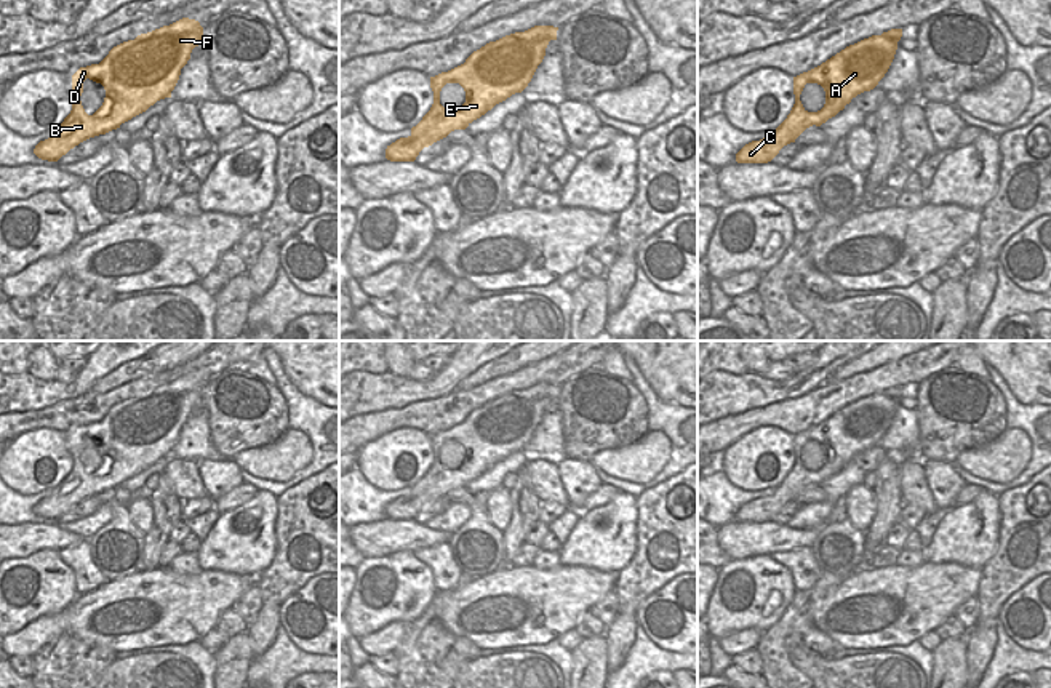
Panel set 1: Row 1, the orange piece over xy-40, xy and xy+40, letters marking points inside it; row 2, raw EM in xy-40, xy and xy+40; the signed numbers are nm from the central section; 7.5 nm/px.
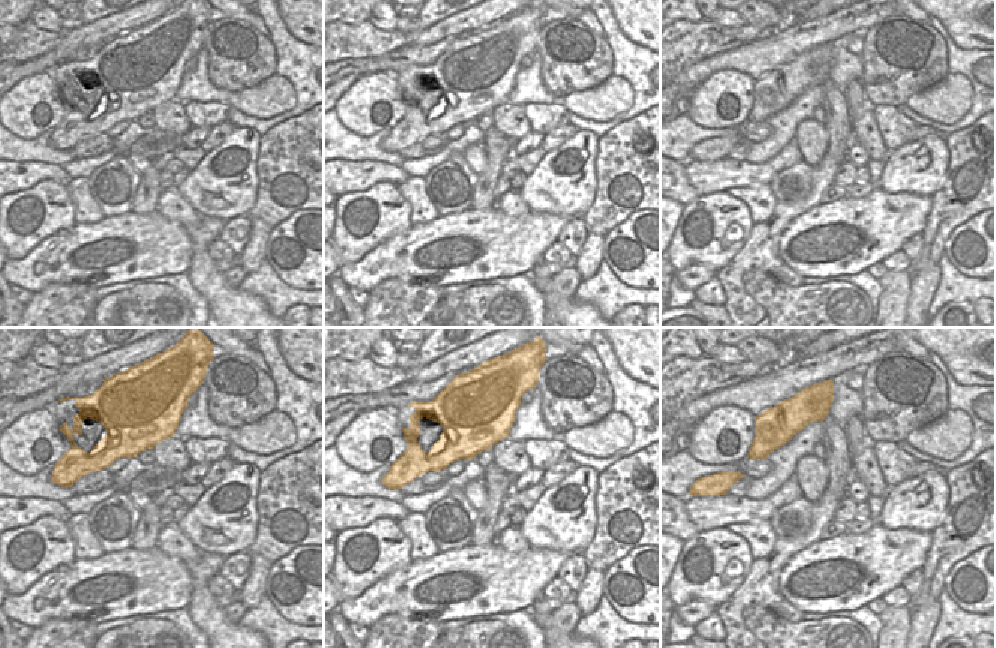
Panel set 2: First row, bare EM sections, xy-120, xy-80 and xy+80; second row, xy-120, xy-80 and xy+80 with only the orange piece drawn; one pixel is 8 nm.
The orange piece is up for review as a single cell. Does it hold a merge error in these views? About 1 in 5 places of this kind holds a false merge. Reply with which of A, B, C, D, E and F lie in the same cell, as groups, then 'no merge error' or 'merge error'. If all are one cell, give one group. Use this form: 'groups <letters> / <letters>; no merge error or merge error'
groups A B C D E F; no merge error

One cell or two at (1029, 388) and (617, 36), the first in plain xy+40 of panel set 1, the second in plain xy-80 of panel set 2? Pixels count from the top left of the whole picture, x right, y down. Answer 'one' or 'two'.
two

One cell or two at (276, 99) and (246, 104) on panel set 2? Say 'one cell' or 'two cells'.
one cell

